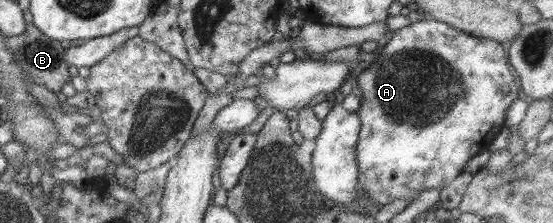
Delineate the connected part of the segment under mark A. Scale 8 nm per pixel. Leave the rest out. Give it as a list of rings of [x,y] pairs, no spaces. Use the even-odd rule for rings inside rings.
[[[420,19],[414,24],[408,24],[404,28],[394,31],[392,38],[382,48],[382,52],[376,56],[376,60],[372,60],[372,64],[358,76],[355,86],[356,93],[360,99],[356,113],[361,121],[358,142],[356,142],[355,146],[357,188],[364,192],[370,206],[382,207],[400,198],[407,200],[409,203],[418,198],[418,195],[423,190],[444,188],[462,172],[464,165],[470,158],[487,151],[498,131],[501,131],[504,127],[506,109],[515,98],[518,98],[518,82],[511,72],[512,70],[507,64],[505,45],[488,38],[474,38],[471,35],[464,34],[464,32],[454,30],[451,26],[444,25],[444,22],[437,22],[433,19]]]

